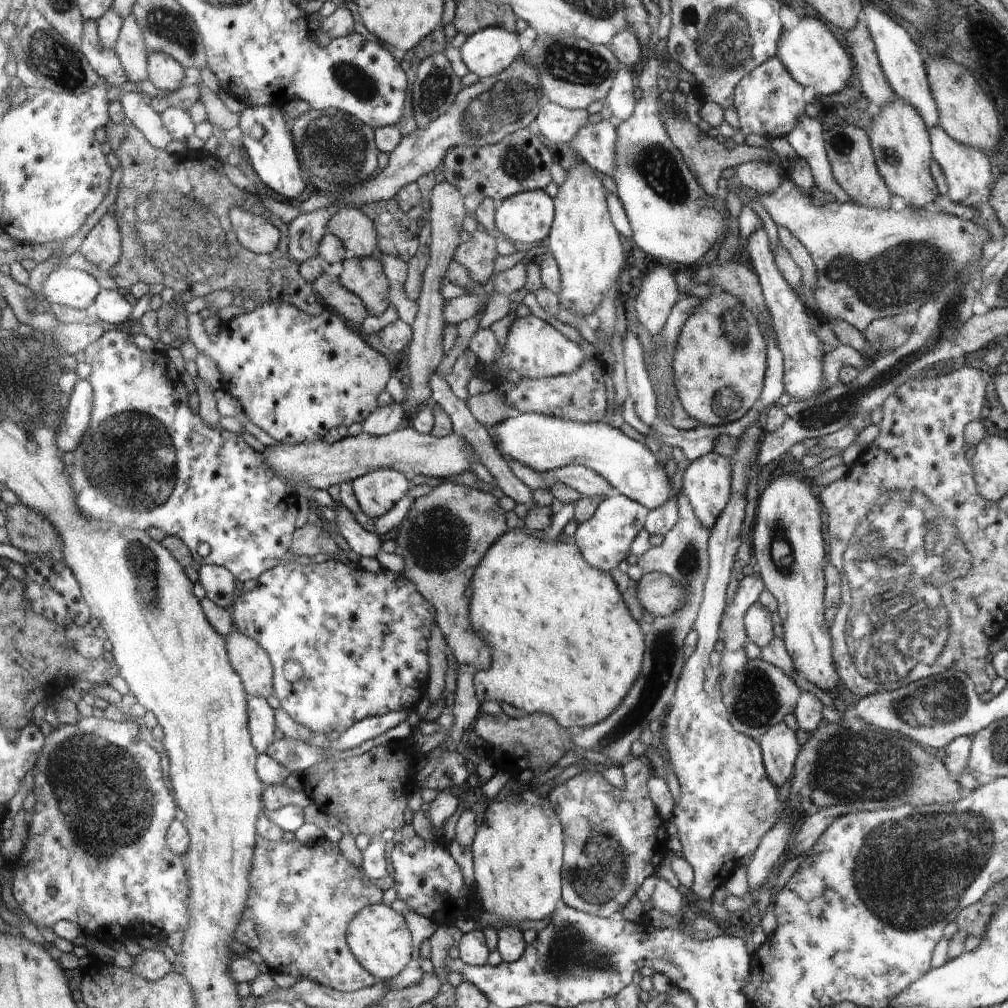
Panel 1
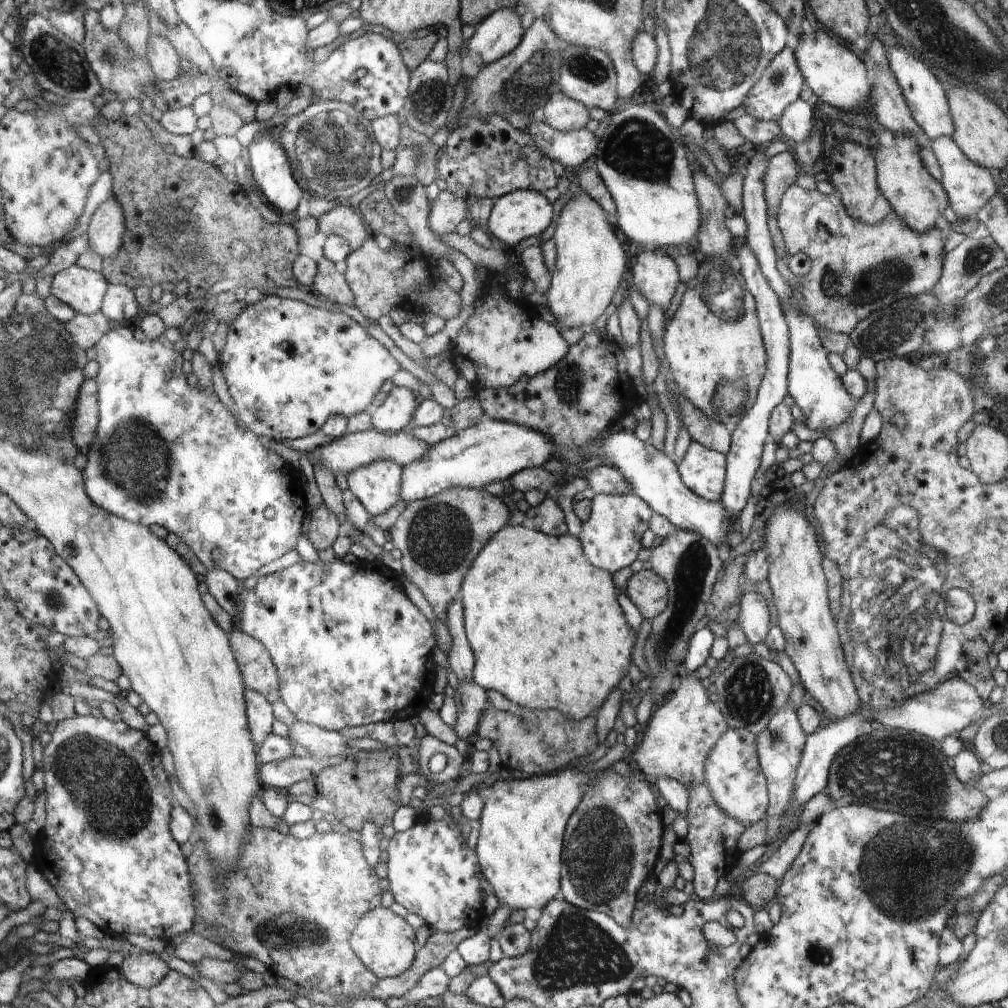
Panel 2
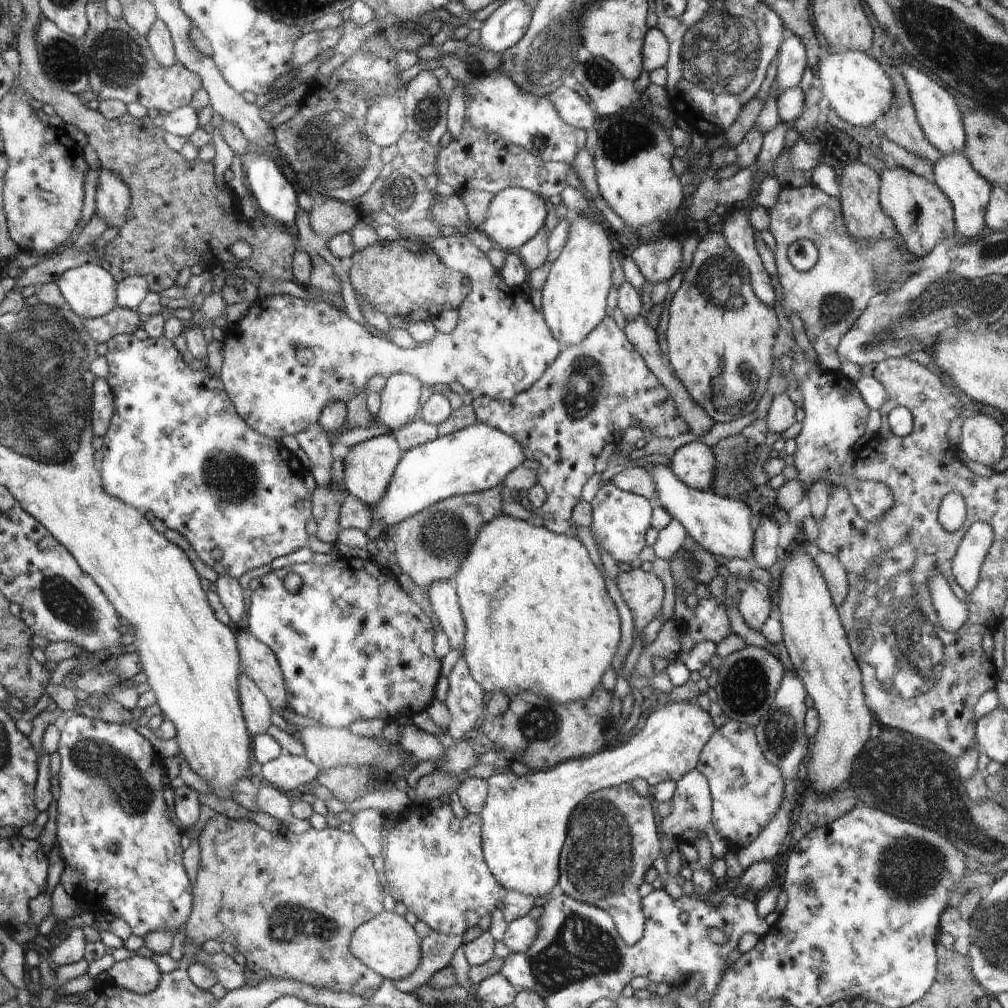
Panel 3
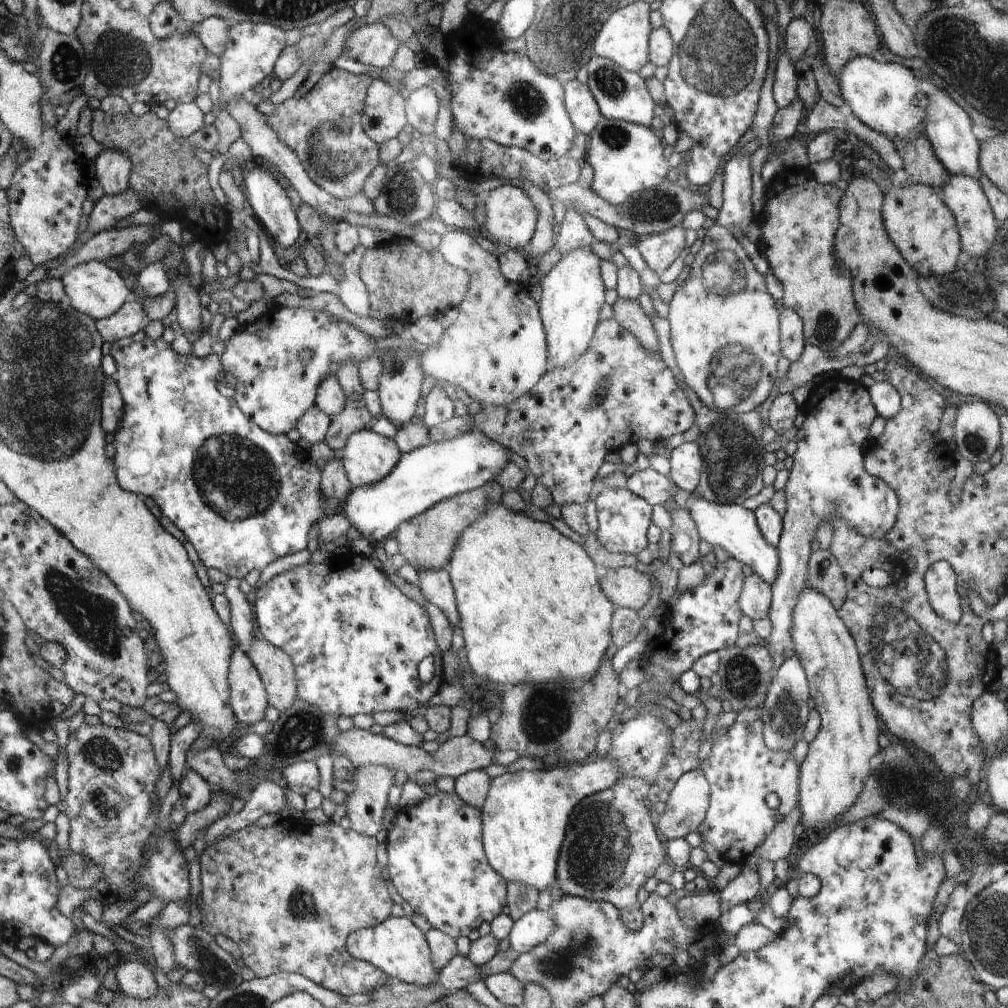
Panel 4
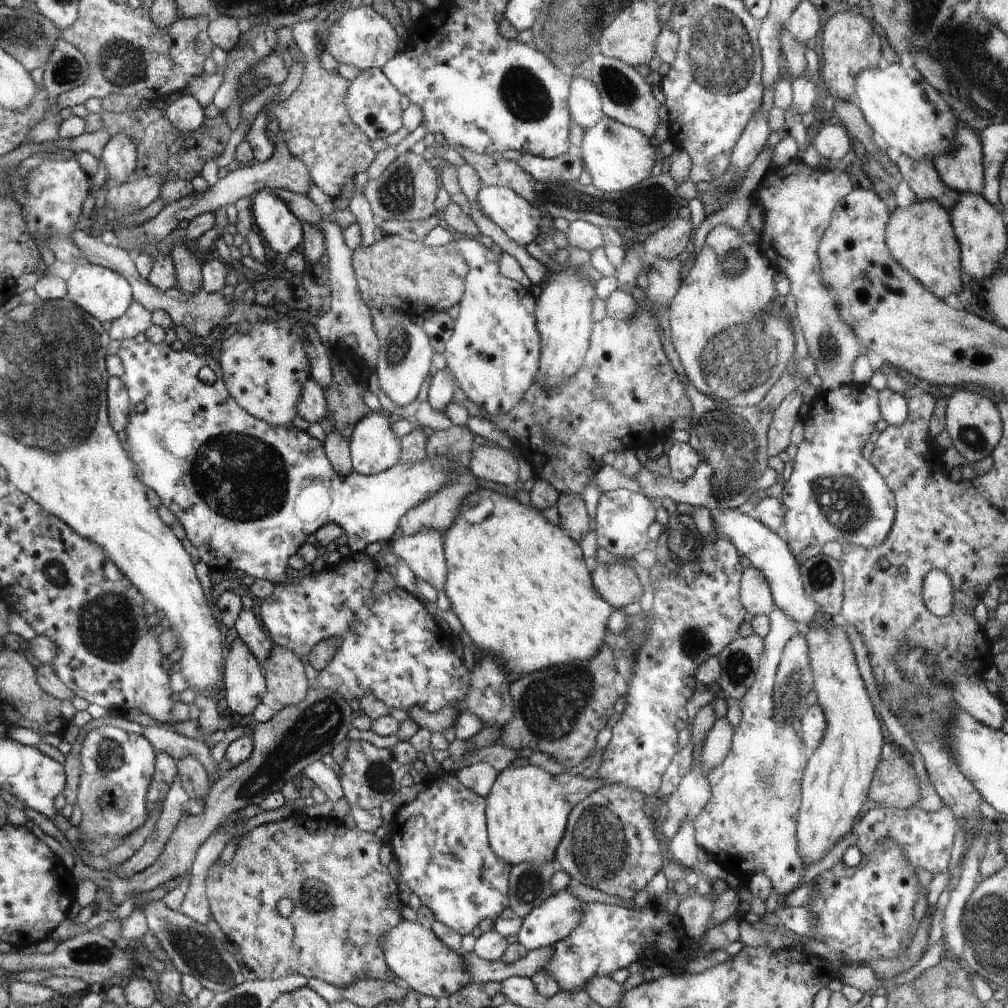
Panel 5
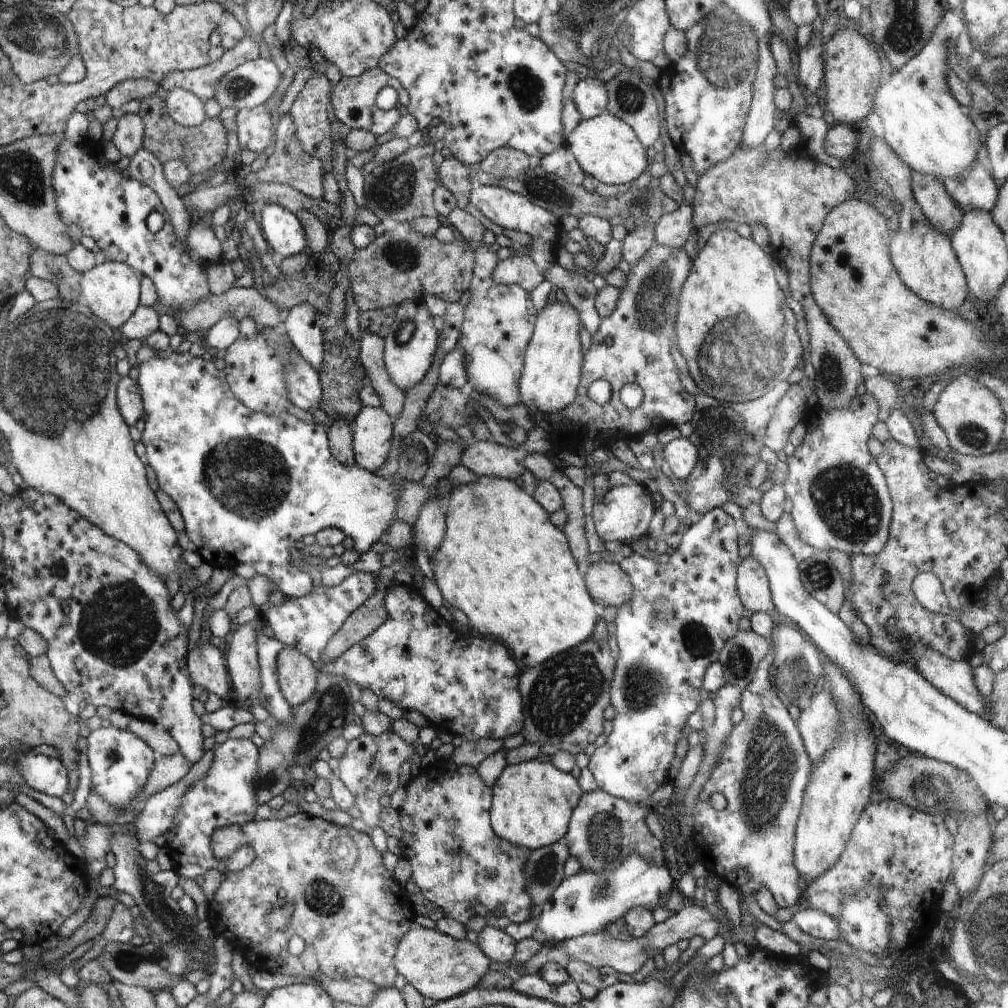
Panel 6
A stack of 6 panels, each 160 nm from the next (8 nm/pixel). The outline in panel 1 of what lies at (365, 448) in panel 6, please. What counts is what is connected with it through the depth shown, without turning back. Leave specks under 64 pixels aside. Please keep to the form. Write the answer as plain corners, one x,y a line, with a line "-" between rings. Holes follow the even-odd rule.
393,469
374,470
352,481
362,513
372,519
389,513
400,498
413,488
408,476

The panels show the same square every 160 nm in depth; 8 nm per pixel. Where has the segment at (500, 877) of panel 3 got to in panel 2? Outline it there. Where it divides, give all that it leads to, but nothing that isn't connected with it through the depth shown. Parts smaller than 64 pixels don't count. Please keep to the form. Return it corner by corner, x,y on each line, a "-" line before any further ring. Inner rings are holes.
694,674
690,675
693,678
677,682
666,700
654,708
644,733
631,749
631,759
638,764
636,772
646,778
668,776
684,784
689,794
686,812
689,831
684,840
692,848
689,863
693,866
693,897
708,901
720,878
740,883
745,878
747,868
762,858
766,845
763,843
743,853
738,842
742,842
742,833
746,829
737,819
726,814
713,799
705,781
705,762
709,752
728,730
728,723
721,709
709,700
708,690
702,688
-
567,768
556,774
532,775
526,779
515,779
508,775
490,785
490,790
493,791
485,801
479,817
481,826
479,832
474,834
473,847
486,880
494,888
499,904
512,910
544,909
558,894
561,887
564,831
570,815
576,812
577,806
581,804
587,785
597,774
598,772
584,773

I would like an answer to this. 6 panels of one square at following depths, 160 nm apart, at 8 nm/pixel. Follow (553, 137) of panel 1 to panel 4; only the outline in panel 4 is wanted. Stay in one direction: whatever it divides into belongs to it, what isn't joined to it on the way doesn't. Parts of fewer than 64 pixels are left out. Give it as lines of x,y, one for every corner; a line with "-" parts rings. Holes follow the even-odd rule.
577,79
567,80
565,86
566,108
577,132
590,135
602,118
598,103
587,87

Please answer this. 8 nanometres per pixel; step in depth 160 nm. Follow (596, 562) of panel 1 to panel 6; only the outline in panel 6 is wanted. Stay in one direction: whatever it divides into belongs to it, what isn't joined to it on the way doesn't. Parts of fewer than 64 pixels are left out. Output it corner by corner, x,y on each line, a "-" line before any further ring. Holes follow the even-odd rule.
630,481
625,485
611,487
602,500
593,506
596,532
604,542
612,540
612,542
622,542
629,546
631,543
637,543
640,541
638,538
648,534
658,505
653,498
650,498
649,490
644,490
637,482

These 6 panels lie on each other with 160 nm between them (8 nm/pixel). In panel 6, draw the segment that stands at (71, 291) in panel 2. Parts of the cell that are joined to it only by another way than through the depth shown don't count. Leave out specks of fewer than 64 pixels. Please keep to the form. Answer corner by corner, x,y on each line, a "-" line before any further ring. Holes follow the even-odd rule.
100,259
94,268
82,273
80,301
90,307
98,318
114,327
114,330
120,329
139,308
140,278
127,263

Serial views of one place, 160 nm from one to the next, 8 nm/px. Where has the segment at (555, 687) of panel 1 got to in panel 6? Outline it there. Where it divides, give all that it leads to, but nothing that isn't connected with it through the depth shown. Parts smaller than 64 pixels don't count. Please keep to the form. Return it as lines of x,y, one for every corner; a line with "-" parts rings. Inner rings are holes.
478,477
476,482
469,482
464,486
454,486
450,491
448,498
448,509
445,513
445,535
433,556
433,572
435,583
438,585
442,596
458,610
462,610
467,616
471,626
482,633
485,637
498,638
504,646
513,650
514,656
523,669
542,664
549,661
552,657
572,649
582,644
590,638
590,635
596,630
599,614
596,614
596,604
594,598
590,598
589,590
584,586
585,578
580,576
576,568
576,556
572,553
569,541
565,533
556,528
549,519
549,512
523,487
519,487
515,481
510,479
501,479
496,477

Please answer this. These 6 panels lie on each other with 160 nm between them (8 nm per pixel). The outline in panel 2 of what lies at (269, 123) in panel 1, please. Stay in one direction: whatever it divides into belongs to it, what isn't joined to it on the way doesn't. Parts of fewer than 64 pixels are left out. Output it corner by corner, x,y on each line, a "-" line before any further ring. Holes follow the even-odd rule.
261,130
256,134
256,138
248,146
248,162
250,162
250,170
253,172
254,182
263,197
263,201
280,214
292,214
298,206
298,202
302,200
302,190
298,188
296,180
292,177
289,158
276,140
272,141
268,136
262,136
266,130

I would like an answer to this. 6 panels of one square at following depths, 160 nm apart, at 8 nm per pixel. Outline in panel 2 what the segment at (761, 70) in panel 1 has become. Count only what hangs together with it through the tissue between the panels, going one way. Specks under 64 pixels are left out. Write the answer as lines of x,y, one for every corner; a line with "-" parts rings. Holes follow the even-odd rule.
792,41
750,90
746,113
760,120
777,122
785,108
800,96
804,81

